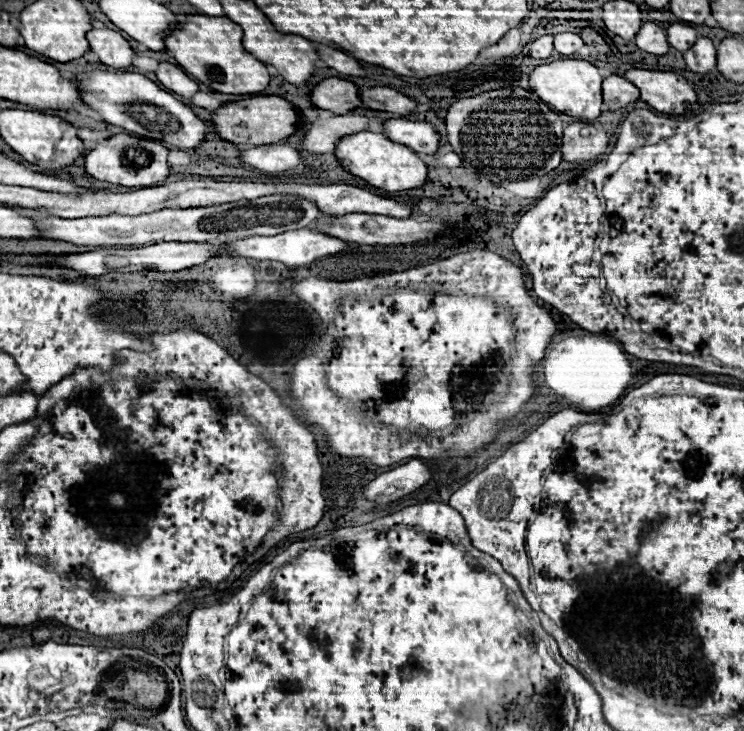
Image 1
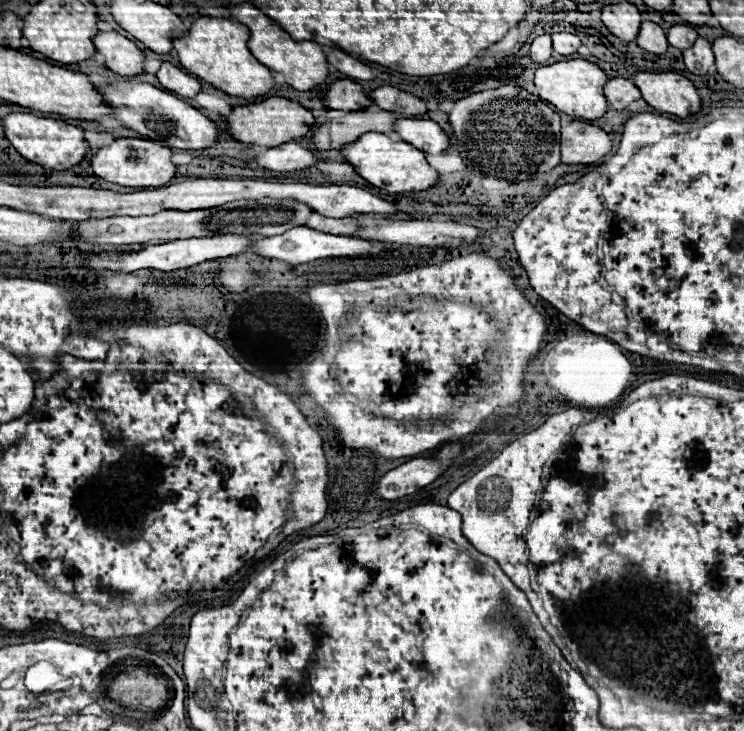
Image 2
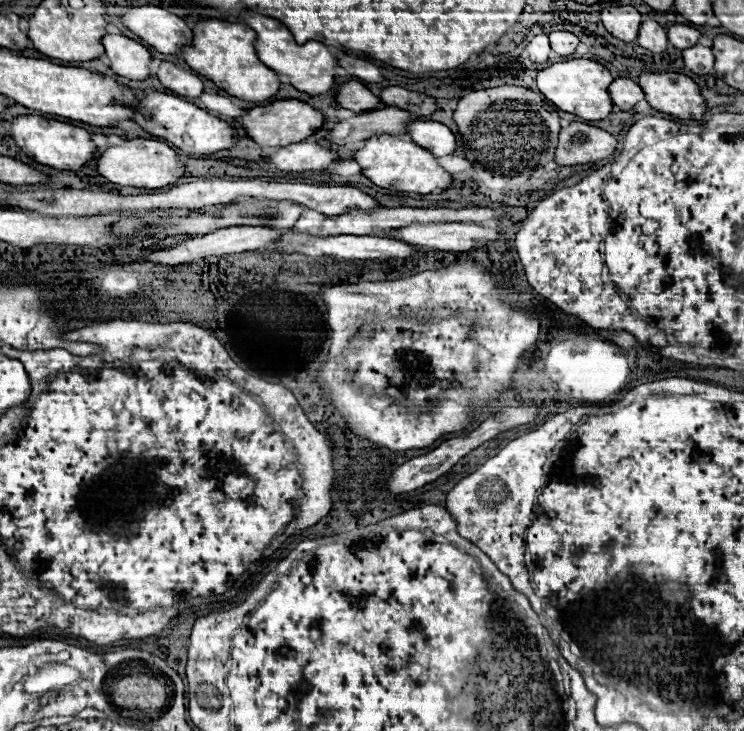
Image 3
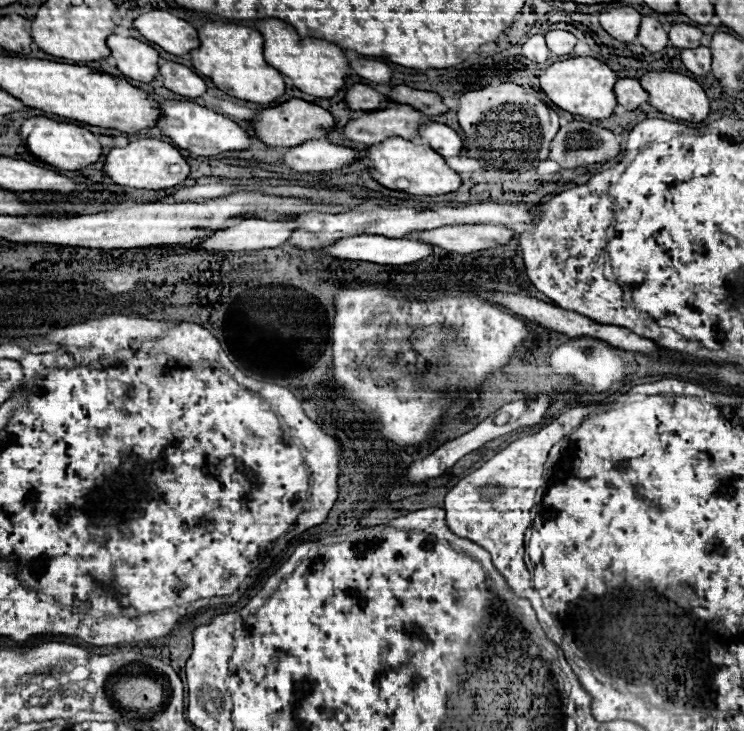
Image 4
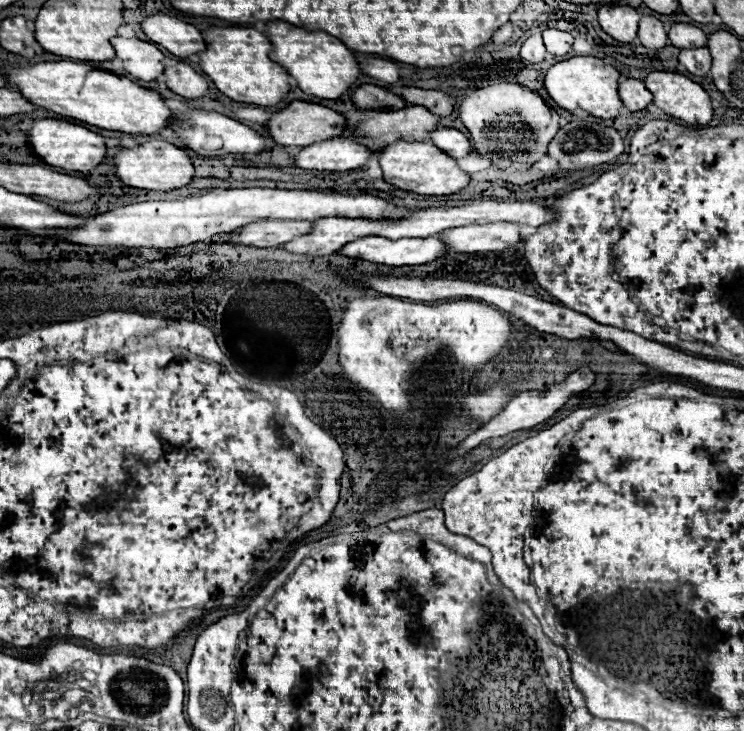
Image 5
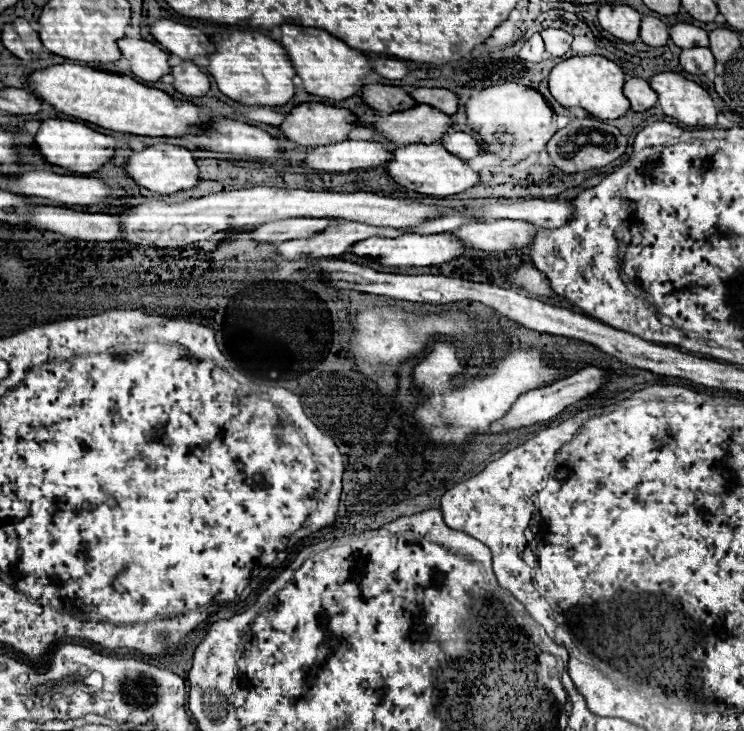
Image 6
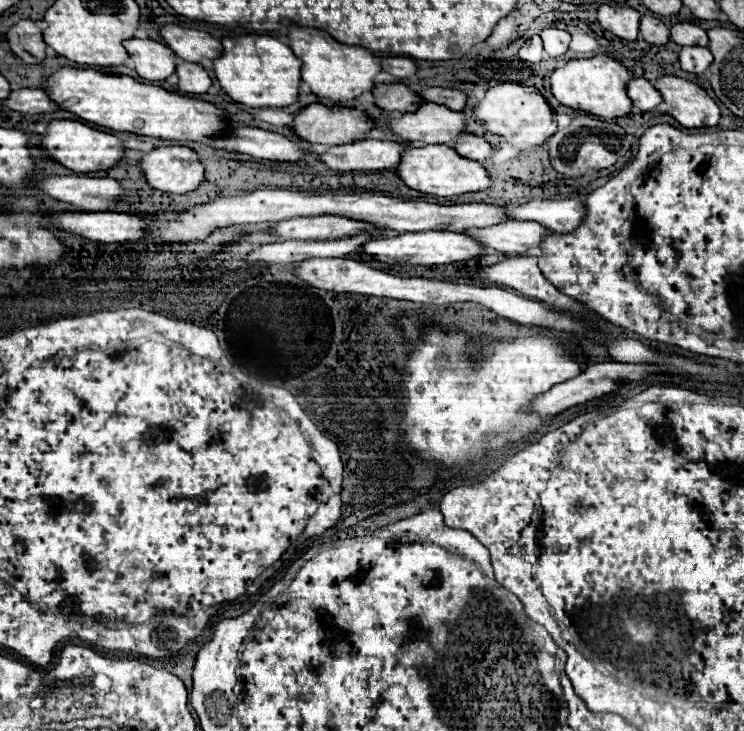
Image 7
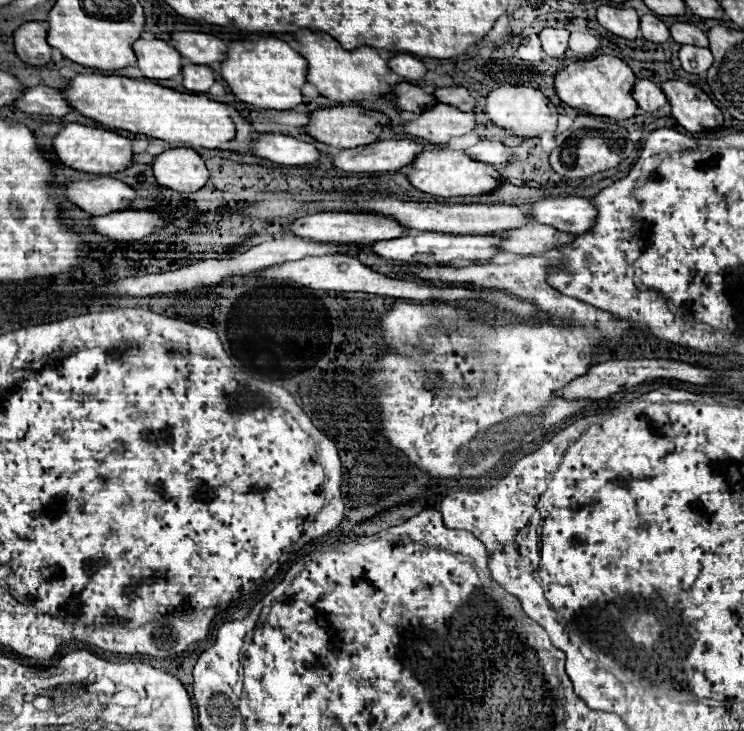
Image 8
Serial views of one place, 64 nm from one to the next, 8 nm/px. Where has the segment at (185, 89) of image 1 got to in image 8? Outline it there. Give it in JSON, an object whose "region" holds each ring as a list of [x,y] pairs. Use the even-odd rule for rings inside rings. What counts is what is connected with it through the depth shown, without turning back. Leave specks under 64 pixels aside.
{"region":[[[186,64],[182,66],[182,76],[184,76],[184,88],[196,94],[204,94],[210,90],[214,84],[214,74],[208,66],[196,66],[196,64]]]}

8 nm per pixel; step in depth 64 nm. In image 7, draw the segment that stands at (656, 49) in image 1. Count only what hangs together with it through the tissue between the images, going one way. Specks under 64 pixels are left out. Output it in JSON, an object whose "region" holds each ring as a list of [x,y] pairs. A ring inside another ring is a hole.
{"region":[[[642,16],[642,22],[640,22],[640,34],[646,42],[650,44],[666,44],[670,40],[670,34],[668,34],[668,28],[664,22],[660,22],[658,18],[654,16]]]}

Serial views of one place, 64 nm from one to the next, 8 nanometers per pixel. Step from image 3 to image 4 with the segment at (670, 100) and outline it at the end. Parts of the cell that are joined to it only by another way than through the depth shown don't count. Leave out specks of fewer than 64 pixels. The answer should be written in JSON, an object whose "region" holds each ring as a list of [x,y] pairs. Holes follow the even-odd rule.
{"region":[[[648,72],[640,78],[642,88],[650,94],[648,102],[674,118],[702,122],[710,114],[710,100],[702,86],[676,72]]]}

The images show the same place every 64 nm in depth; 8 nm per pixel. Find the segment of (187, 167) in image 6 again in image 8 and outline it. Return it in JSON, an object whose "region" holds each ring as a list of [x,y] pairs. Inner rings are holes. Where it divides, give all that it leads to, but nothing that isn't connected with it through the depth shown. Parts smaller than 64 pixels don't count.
{"region":[[[190,148],[166,150],[164,154],[154,158],[152,168],[156,182],[176,192],[196,192],[210,178],[204,160],[200,158],[198,152]]]}

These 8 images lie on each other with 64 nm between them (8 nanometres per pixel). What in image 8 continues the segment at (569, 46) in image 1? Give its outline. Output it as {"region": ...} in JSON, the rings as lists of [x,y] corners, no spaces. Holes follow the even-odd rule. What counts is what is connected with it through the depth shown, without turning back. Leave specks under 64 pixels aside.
{"region":[[[544,28],[540,32],[540,42],[542,42],[542,50],[550,56],[550,58],[562,58],[564,52],[568,50],[568,30],[556,30],[556,28]]]}

